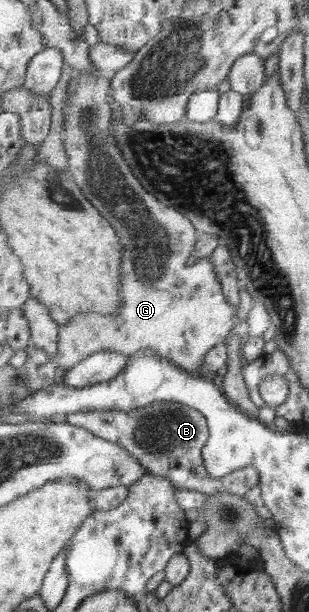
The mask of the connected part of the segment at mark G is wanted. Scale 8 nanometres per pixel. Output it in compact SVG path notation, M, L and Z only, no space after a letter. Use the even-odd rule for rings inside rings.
M101 70L78 72L82 74L76 85L75 93L68 94L67 104L63 109L65 132L64 146L69 166L66 171L74 176L83 191L83 196L101 211L101 214L120 233L124 245L123 282L120 297L122 310L119 315L81 314L75 316L73 323L61 328L58 366L70 370L81 364L85 358L100 351L125 353L127 357L141 351L157 351L163 359L168 359L185 372L200 375L205 358L209 352L230 337L231 330L237 325L237 308L225 296L216 266L209 257L195 256L197 230L193 222L183 216L176 208L161 204L153 194L149 194L141 182L135 178L125 156L121 153L113 126L113 101L107 97L107 88L111 86L112 76Z

